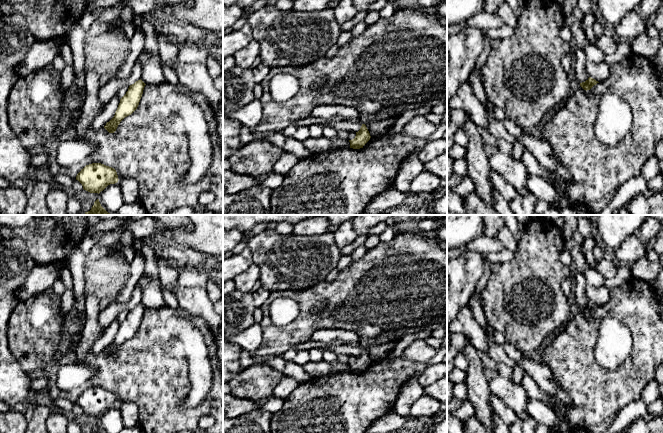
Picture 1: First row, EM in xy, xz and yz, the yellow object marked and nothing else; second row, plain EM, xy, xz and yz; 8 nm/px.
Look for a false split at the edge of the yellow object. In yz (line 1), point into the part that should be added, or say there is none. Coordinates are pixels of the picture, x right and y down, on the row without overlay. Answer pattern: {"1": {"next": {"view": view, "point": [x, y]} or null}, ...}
{"1": {"next": null}}

